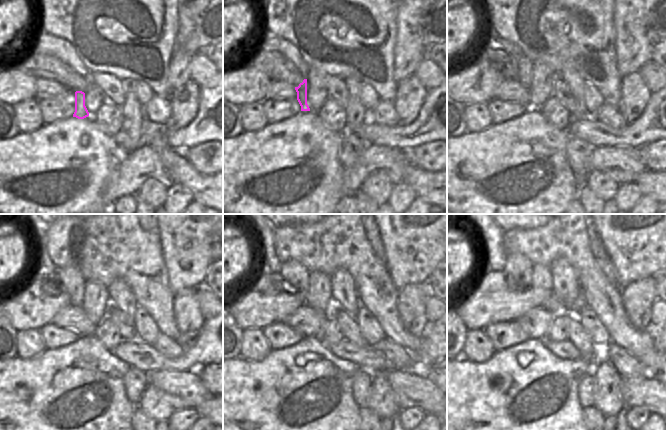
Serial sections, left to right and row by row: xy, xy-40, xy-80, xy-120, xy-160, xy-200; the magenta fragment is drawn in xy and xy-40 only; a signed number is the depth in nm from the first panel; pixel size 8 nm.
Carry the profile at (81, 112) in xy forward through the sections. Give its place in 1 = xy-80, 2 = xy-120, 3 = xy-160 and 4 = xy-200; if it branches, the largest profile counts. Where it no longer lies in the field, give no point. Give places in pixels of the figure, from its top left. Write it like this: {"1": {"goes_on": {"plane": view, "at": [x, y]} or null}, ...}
{"1": {"goes_on": {"plane": "xy-80", "at": [524, 65]}}, "2": {"goes_on": {"plane": "xy-120", "at": [73, 281]}}, "3": {"goes_on": {"plane": "xy-160", "at": [292, 272]}}, "4": {"goes_on": {"plane": "xy-200", "at": [518, 267]}}}

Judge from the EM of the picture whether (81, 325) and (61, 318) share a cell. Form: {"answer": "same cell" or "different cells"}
{"answer": "same cell"}

